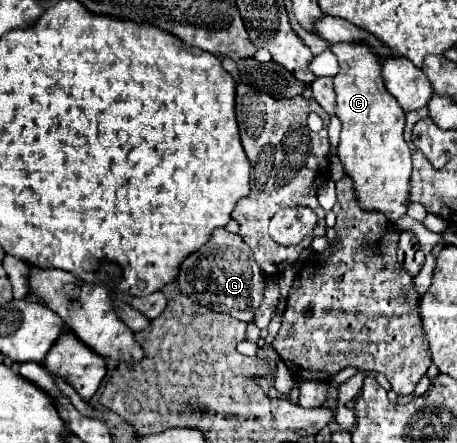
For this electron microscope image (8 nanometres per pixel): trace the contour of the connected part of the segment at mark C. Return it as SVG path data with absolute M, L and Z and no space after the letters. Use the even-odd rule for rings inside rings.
M336 42L330 52L338 56L340 72L334 76L338 96L336 116L342 122L338 156L346 174L354 180L354 190L362 206L380 210L388 220L396 222L404 216L408 204L408 180L412 172L410 148L404 140L406 112L386 90L382 78L382 60L366 42Z

